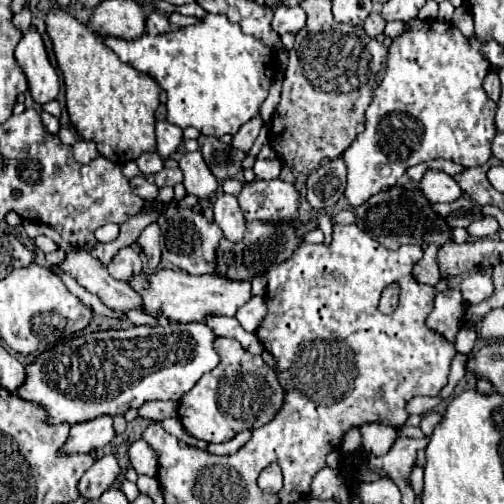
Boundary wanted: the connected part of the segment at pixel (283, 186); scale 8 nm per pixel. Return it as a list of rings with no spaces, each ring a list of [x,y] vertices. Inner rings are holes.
[[[280,179],[246,183],[238,195],[246,221],[294,221],[300,195],[292,183]]]

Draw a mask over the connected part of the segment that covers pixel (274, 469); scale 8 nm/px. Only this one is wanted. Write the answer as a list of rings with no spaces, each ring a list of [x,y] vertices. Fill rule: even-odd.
[[[277,463],[270,464],[260,473],[258,487],[264,493],[278,493],[282,489],[282,472]]]

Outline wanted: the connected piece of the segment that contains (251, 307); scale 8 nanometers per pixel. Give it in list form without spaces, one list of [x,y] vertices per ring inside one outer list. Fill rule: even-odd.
[[[252,297],[248,303],[244,303],[238,313],[236,313],[236,319],[240,321],[240,325],[254,333],[258,329],[258,325],[262,323],[264,319],[264,313],[266,313],[266,305],[264,305],[264,299],[262,297]]]

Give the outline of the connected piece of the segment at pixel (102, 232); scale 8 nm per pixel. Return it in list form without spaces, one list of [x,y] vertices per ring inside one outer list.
[[[108,223],[108,225],[102,225],[100,229],[96,229],[94,237],[100,241],[100,243],[108,243],[108,241],[114,241],[118,237],[118,225],[116,223]]]

